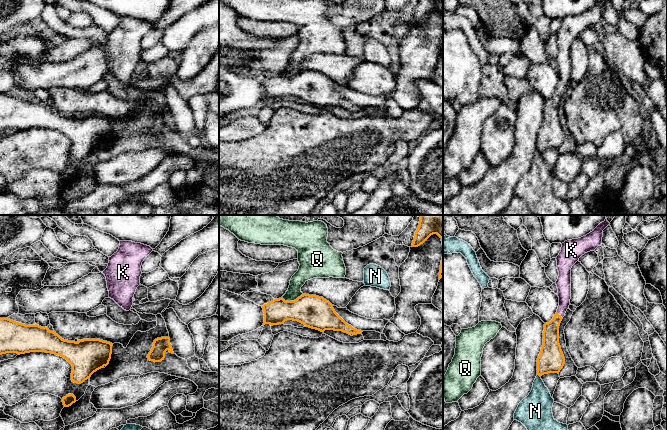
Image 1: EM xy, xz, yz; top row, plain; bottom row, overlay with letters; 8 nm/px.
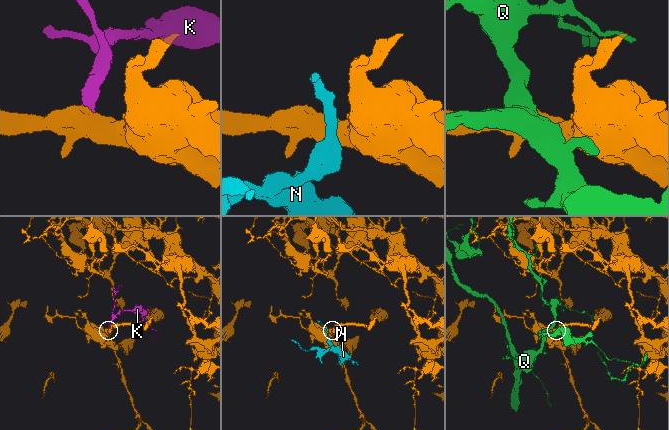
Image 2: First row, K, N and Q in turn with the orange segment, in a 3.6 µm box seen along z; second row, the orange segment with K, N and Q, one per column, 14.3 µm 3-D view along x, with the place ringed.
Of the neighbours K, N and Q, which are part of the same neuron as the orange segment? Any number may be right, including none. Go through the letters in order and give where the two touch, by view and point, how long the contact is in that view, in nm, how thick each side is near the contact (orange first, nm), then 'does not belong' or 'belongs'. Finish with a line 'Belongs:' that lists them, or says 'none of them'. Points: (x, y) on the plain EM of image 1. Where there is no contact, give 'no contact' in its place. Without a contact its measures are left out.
K: contact yz (559, 91); length 80 nm; calibres 130 and 110 nm; belongs
N: contact yz (538, 150); length 30 nm; calibres 200 and 220 nm; does not belong
Q: contact xz (292, 77); length 180 nm; calibres 260 and 120 nm; does not belong
Belongs: K

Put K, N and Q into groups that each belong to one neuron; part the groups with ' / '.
K / N / Q

